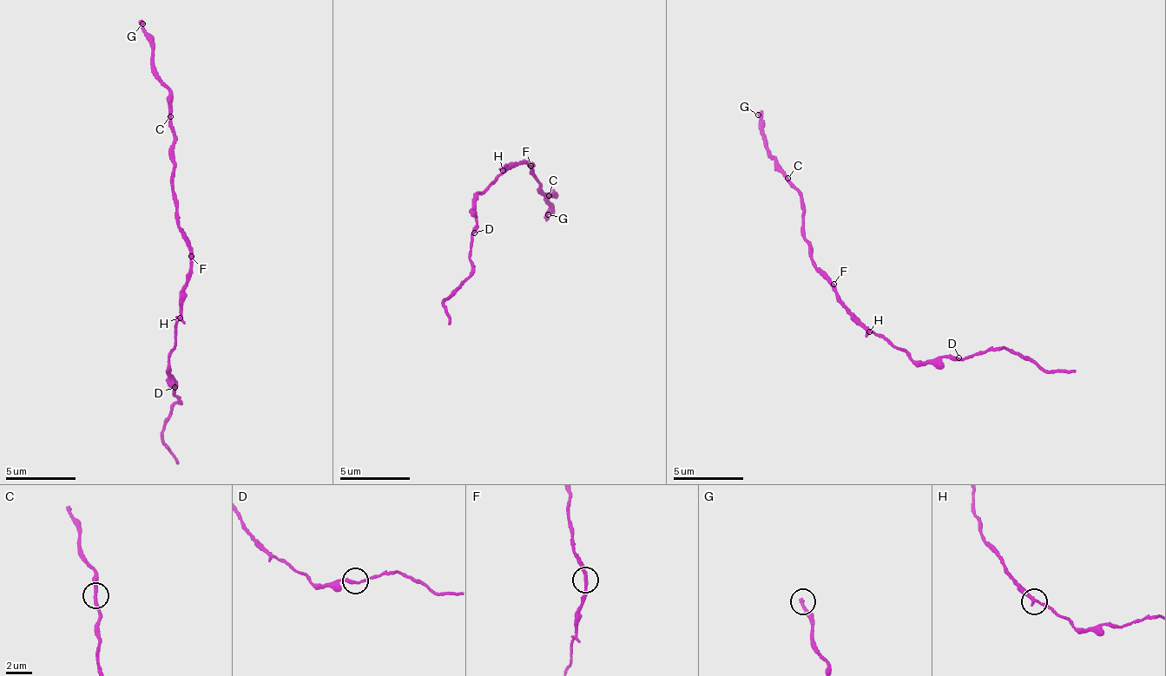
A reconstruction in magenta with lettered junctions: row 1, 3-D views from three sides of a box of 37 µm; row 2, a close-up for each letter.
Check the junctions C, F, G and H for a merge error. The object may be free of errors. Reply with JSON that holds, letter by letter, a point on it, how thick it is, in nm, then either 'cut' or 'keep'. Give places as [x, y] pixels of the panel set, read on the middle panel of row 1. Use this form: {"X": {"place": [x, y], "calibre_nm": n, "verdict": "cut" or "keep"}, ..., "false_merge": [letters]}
{"C": {"place": [549, 195], "calibre_nm": 240, "verdict": "keep"}, "F": {"place": [530, 166], "calibre_nm": 240, "verdict": "keep"}, "G": {"place": [548, 214], "calibre_nm": 280, "verdict": "keep"}, "H": {"place": [503, 170], "calibre_nm": 240, "verdict": "cut"}, "false_merge": ["H"]}

